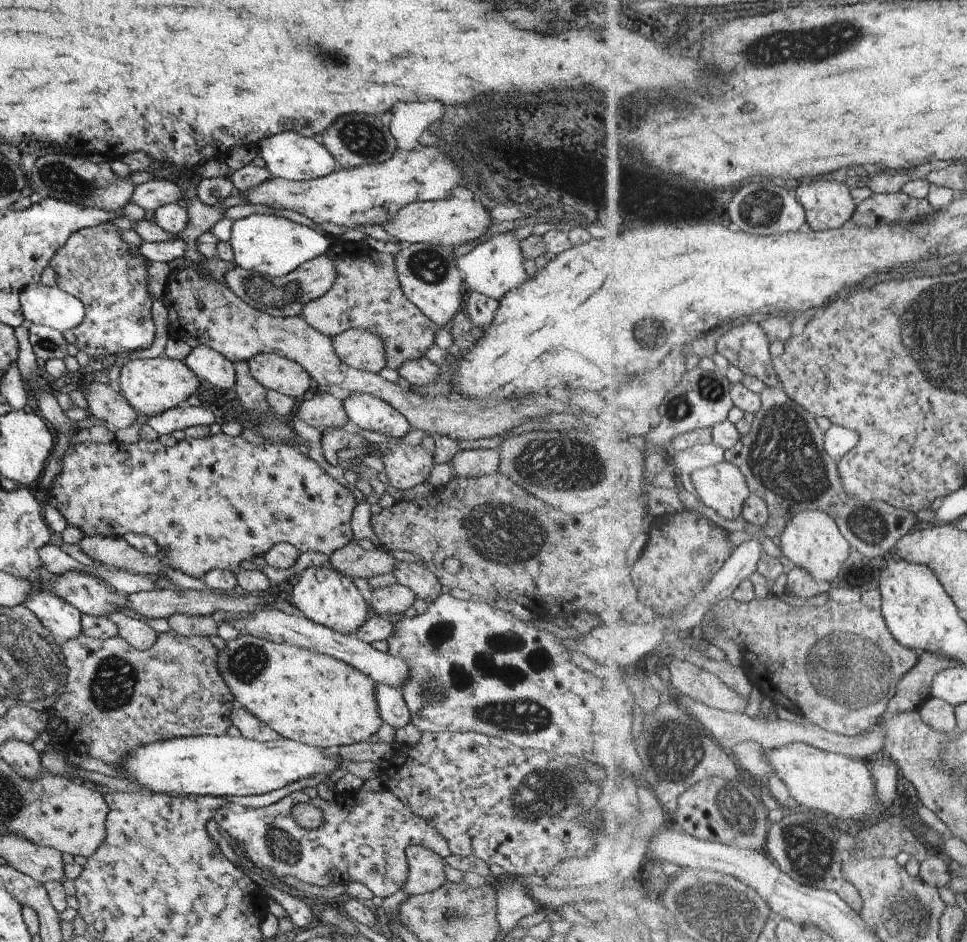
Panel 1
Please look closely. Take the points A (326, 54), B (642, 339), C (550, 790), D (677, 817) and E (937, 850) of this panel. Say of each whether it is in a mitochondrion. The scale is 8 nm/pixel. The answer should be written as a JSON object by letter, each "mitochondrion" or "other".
{"A":"mitochondrion","B":"mitochondrion","C":"mitochondrion","D":"other","E":"other"}

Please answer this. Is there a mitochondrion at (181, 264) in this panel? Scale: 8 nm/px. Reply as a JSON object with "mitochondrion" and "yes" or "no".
{"mitochondrion":"no"}

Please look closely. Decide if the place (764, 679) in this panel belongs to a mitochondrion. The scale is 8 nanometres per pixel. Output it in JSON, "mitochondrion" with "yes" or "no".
{"mitochondrion":"no"}

